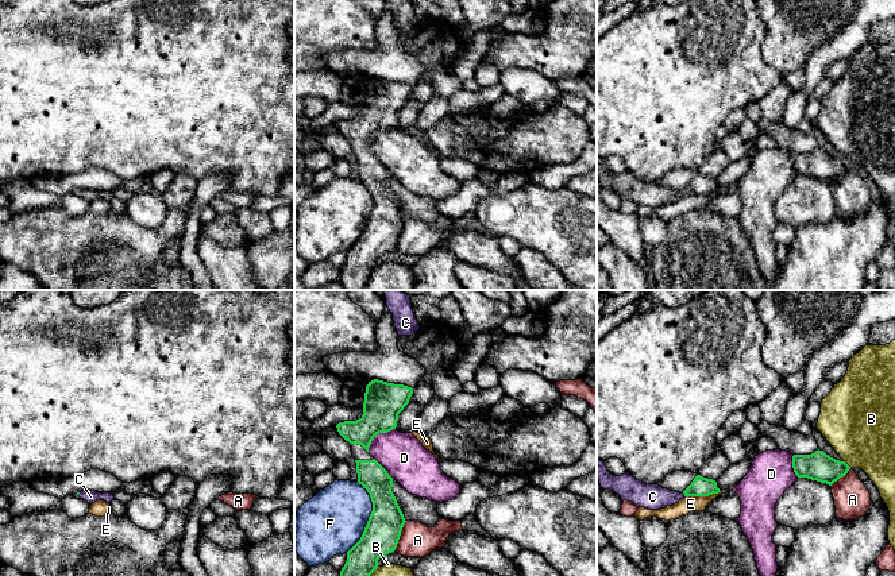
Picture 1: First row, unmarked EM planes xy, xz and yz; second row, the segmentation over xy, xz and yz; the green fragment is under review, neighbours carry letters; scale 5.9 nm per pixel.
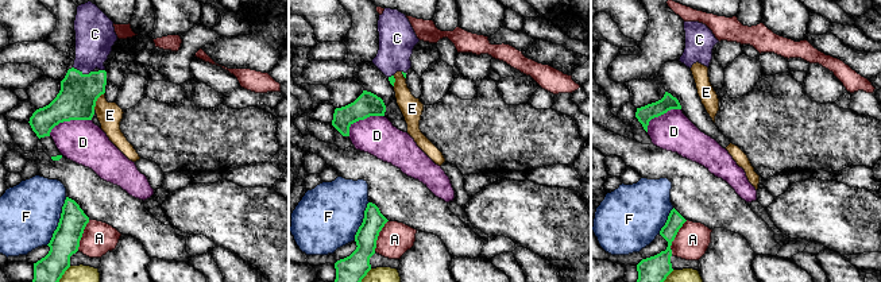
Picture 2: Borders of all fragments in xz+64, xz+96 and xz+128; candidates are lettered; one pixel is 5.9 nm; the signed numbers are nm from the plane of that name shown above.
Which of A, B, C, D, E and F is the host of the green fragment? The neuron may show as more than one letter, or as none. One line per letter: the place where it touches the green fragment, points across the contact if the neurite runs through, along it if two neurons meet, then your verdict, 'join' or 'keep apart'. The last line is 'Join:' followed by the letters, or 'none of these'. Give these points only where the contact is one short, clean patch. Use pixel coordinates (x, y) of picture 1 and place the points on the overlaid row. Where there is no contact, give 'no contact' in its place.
A: xz (400, 534) | along xz (407, 521), (394, 549) | keep apart
B: xz (373, 571) | keep apart
C: yz (685, 495) | across yz (701, 486), (685, 495), (652, 497) | join
D: xz (377, 433) | keep apart
E: yz (702, 495) | along yz (720, 491), (712, 495), (686, 497) | keep apart
F: xz (369, 517) | keep apart
Join: C

